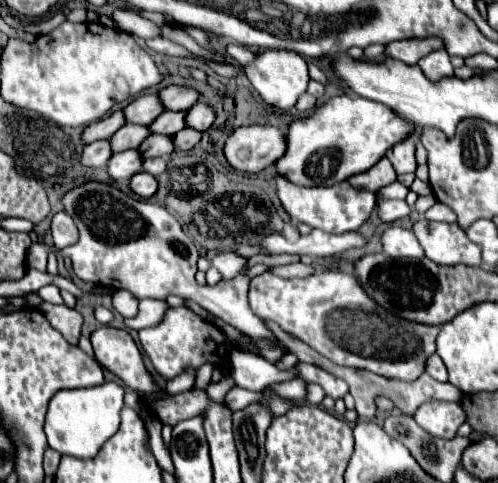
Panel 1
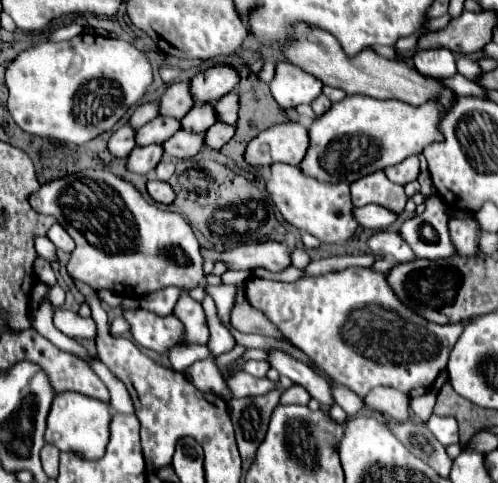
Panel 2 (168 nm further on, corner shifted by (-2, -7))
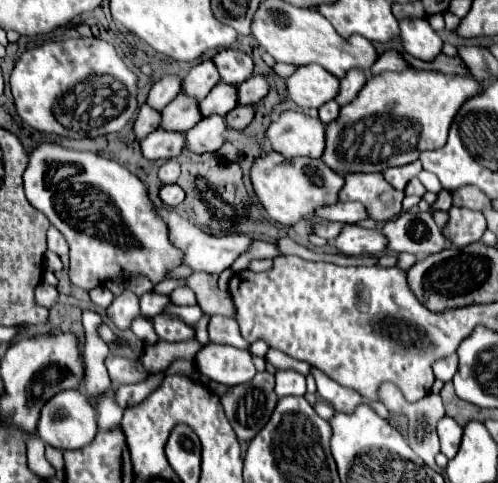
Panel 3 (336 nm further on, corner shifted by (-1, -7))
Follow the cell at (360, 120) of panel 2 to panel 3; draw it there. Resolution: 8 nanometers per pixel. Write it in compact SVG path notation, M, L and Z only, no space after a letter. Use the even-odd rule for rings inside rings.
M407 69L401 73L381 73L377 77L369 77L357 97L343 105L339 117L327 125L325 135L325 151L321 161L339 175L345 173L381 173L389 167L401 167L413 163L421 151L439 149L447 143L447 131L451 119L459 111L459 107L471 97L473 93L481 91L481 83L473 77L455 77L445 75L441 71L421 71L421 69Z

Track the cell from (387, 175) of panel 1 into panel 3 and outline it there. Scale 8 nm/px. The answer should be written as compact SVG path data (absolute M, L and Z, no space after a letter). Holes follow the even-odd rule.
M381 173L345 175L341 201L359 201L367 207L371 219L385 223L401 213L403 191L391 187Z

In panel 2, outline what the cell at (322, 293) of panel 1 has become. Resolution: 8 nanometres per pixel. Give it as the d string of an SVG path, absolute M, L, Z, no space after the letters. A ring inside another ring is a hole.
M348 267L348 269L342 269L342 271L332 271L332 273L324 273L324 275L304 275L300 277L298 281L292 281L292 283L280 283L280 281L266 281L266 279L258 279L258 277L250 277L246 279L246 285L244 285L244 295L246 295L246 301L256 307L258 311L262 311L276 327L280 327L280 333L292 343L296 345L298 349L302 349L310 359L316 361L316 365L320 365L334 381L350 387L354 393L358 393L360 397L364 397L370 389L378 387L378 385L386 385L386 387L394 387L394 389L400 389L402 393L406 393L410 399L412 397L420 397L424 393L428 393L432 389L432 383L434 379L440 375L440 371L446 367L448 363L448 345L450 345L450 351L456 343L456 339L460 337L462 329L464 329L464 321L462 323L456 323L456 325L436 325L420 315L414 315L414 311L410 307L406 307L404 303L400 303L400 299L396 299L396 293L392 291L392 287L388 287L388 281L386 281L386 273L378 273L378 271L372 271L372 269L354 269L354 267Z

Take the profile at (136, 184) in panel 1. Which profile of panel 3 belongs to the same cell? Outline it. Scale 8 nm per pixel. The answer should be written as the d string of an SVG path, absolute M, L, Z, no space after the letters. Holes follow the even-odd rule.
M163 185L163 187L159 189L159 197L161 197L161 201L163 201L165 205L169 205L169 207L175 207L175 205L179 205L179 203L185 199L183 189L181 189L179 185Z

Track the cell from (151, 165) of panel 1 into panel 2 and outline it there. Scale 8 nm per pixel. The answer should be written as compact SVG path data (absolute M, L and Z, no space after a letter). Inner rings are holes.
M162 159L158 165L156 165L156 169L154 169L154 177L156 179L160 179L160 181L168 181L170 177L172 177L172 173L174 173L174 161L172 159Z

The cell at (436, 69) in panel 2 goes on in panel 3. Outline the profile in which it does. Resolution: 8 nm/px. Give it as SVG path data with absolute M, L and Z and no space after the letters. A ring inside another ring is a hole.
M415 19L415 23L399 23L401 25L401 41L403 49L421 61L433 61L441 55L443 41L439 35L429 27L425 19Z

